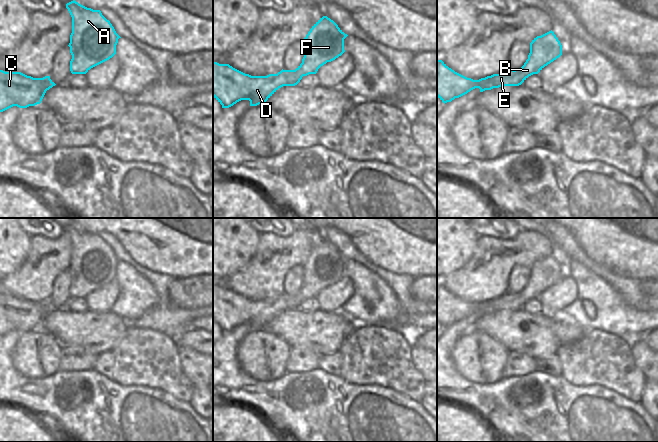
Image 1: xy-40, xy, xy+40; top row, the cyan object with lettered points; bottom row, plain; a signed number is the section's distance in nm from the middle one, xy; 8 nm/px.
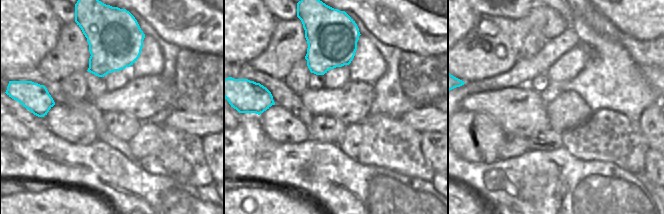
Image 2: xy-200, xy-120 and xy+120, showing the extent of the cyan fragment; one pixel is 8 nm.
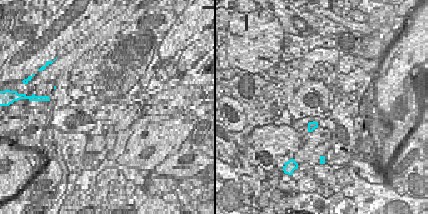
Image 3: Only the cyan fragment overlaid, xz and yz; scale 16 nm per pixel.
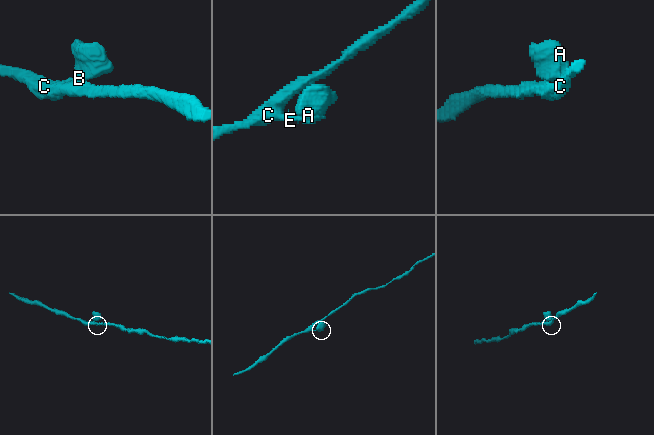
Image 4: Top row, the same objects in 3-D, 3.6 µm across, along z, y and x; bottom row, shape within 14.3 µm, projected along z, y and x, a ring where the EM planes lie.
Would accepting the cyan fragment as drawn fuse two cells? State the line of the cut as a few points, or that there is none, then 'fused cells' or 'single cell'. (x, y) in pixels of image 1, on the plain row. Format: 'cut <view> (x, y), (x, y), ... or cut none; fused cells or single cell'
cut none; single cell

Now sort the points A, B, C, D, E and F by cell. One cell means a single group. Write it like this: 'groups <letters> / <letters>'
groups A B C D E F

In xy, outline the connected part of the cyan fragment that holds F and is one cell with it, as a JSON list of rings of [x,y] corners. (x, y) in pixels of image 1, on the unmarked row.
[[[323,240],[302,265],[304,281],[295,294],[251,300],[229,288],[213,286],[213,321],[222,332],[241,324],[249,324],[250,330],[264,328],[279,312],[297,309],[303,300],[316,298],[321,290],[341,280],[347,260],[333,244]]]

